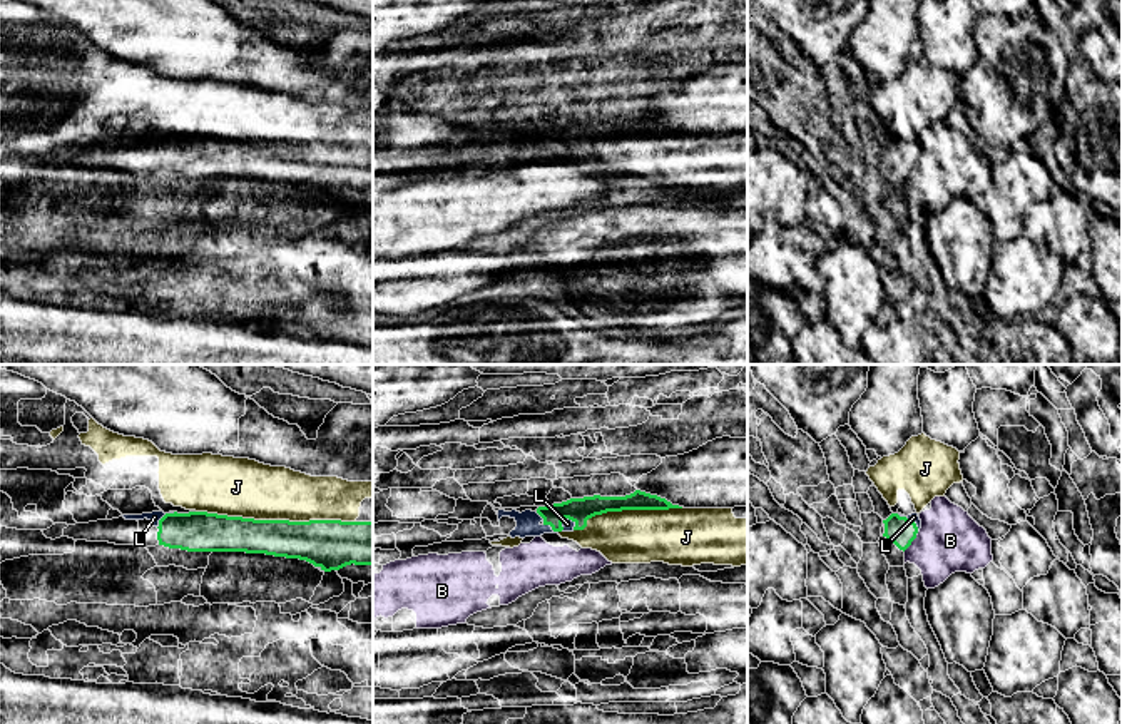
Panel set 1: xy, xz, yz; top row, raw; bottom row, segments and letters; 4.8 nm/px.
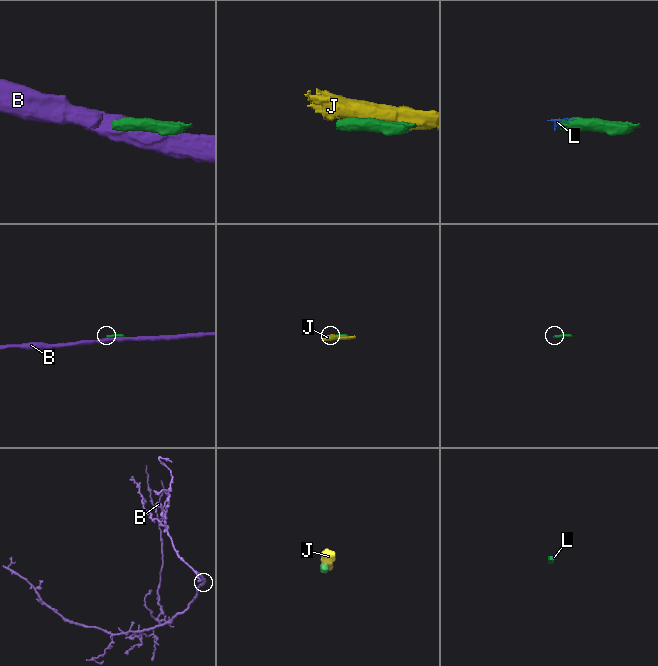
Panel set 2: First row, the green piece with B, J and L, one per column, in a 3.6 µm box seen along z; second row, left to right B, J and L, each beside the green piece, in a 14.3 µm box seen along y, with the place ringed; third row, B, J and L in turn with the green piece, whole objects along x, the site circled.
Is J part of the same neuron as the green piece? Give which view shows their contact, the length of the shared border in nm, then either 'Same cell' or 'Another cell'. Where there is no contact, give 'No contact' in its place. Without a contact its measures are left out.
Touches green in xy. Shared border 750 nm. Another cell

